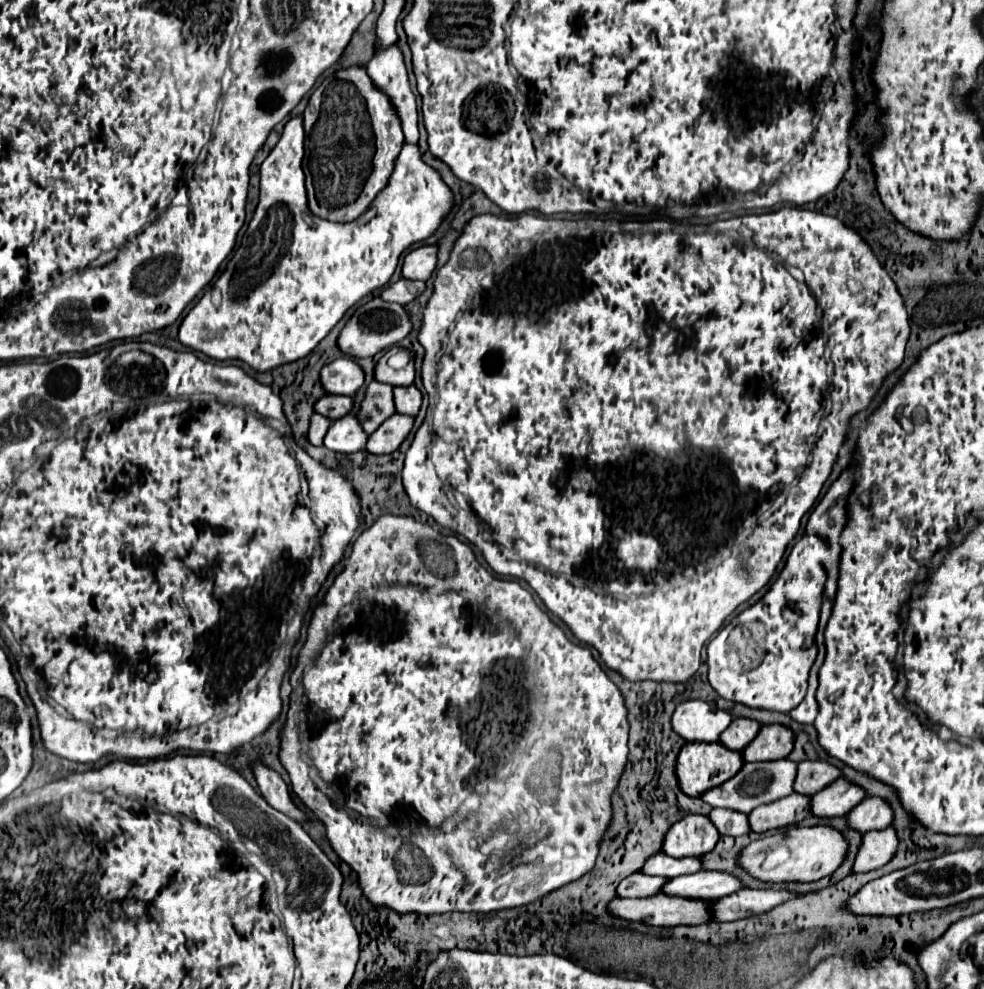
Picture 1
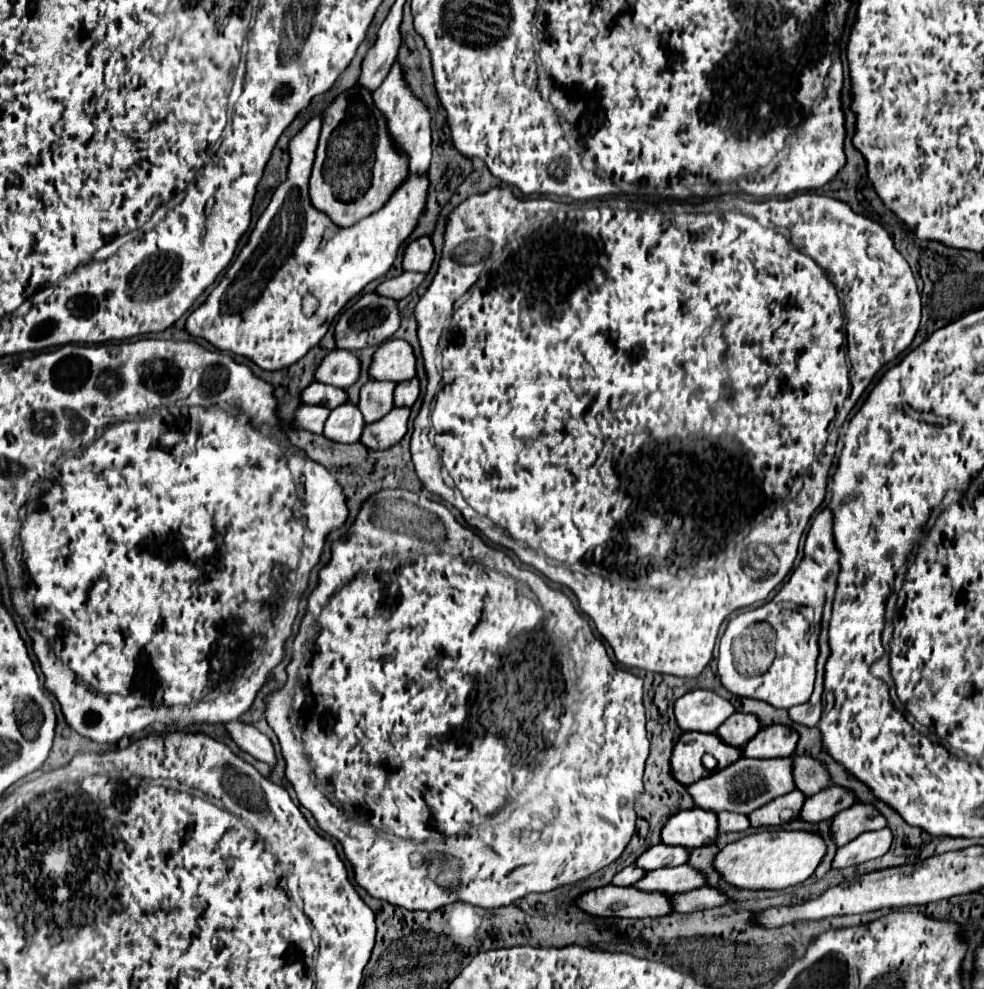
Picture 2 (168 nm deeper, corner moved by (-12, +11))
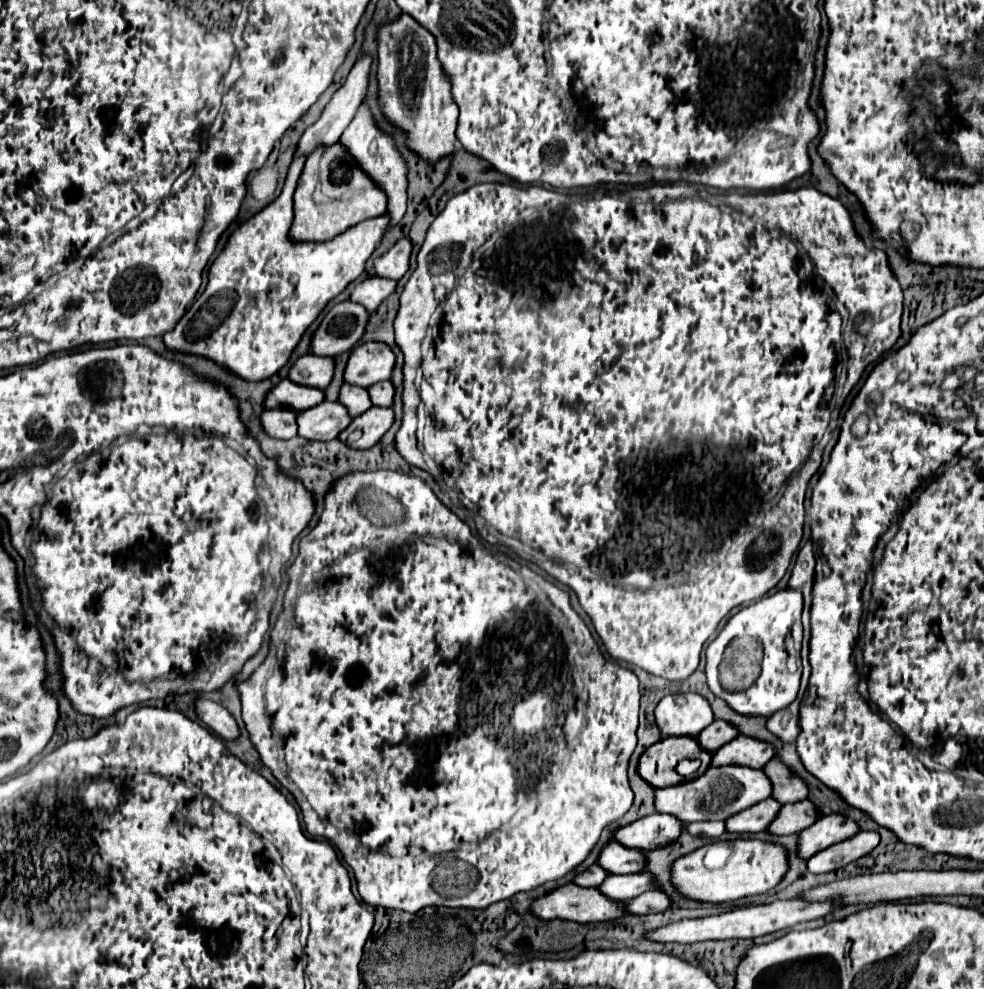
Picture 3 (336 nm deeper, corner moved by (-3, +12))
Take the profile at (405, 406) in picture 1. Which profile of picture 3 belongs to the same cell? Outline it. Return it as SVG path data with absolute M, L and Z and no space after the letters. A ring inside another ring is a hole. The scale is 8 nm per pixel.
M389 380L379 382L379 384L373 384L373 386L369 386L367 390L369 390L371 402L373 402L375 406L393 406L393 404L389 404L389 402L393 402L393 398L395 398L395 386L393 386Z

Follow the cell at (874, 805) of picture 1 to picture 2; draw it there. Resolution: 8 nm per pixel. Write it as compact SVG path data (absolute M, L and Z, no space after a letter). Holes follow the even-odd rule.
M852 805L840 811L830 821L830 831L836 847L842 847L866 831L878 831L886 827L886 819L876 813L870 805Z

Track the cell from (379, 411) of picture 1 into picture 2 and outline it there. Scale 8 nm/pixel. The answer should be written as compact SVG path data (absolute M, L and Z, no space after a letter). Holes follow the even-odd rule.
M368 381L366 385L362 385L358 407L362 409L366 423L378 421L394 407L392 405L394 387L396 387L396 383L388 383L388 381Z

